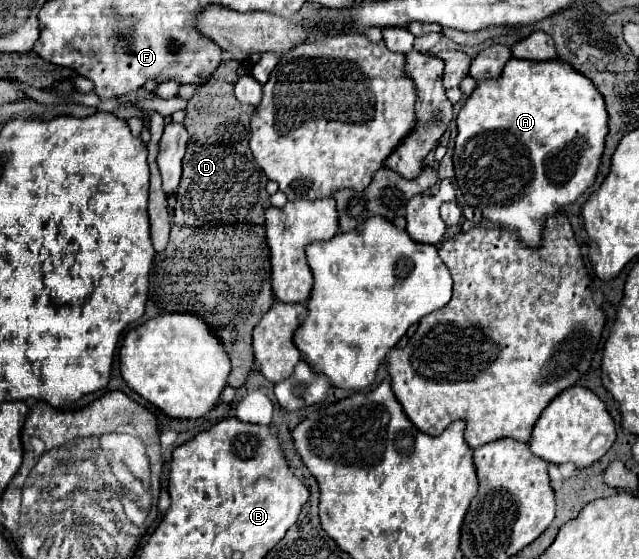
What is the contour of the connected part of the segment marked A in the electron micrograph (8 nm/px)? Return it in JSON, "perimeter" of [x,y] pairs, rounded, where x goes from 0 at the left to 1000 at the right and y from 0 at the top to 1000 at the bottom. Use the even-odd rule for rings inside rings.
{"perimeter":[[[800,102],[793,109],[793,116],[787,120],[787,131],[772,141],[772,145],[753,145],[743,163],[734,170],[734,177],[728,181],[728,188],[721,191],[718,206],[715,206],[715,227],[718,227],[718,242],[712,249],[712,317],[715,317],[715,335],[725,342],[728,363],[737,370],[746,370],[756,388],[762,388],[772,399],[790,403],[797,410],[806,410],[815,424],[818,435],[825,435],[828,442],[840,442],[847,431],[847,403],[853,395],[853,388],[872,381],[878,370],[897,363],[903,352],[909,352],[922,331],[928,331],[931,313],[937,306],[937,288],[941,288],[941,274],[947,263],[947,238],[950,238],[950,202],[947,202],[947,188],[941,181],[941,174],[934,170],[934,159],[928,156],[928,148],[919,138],[909,138],[900,123],[890,123],[890,116],[884,116],[884,109],[822,109],[822,106],[806,106]]]}

